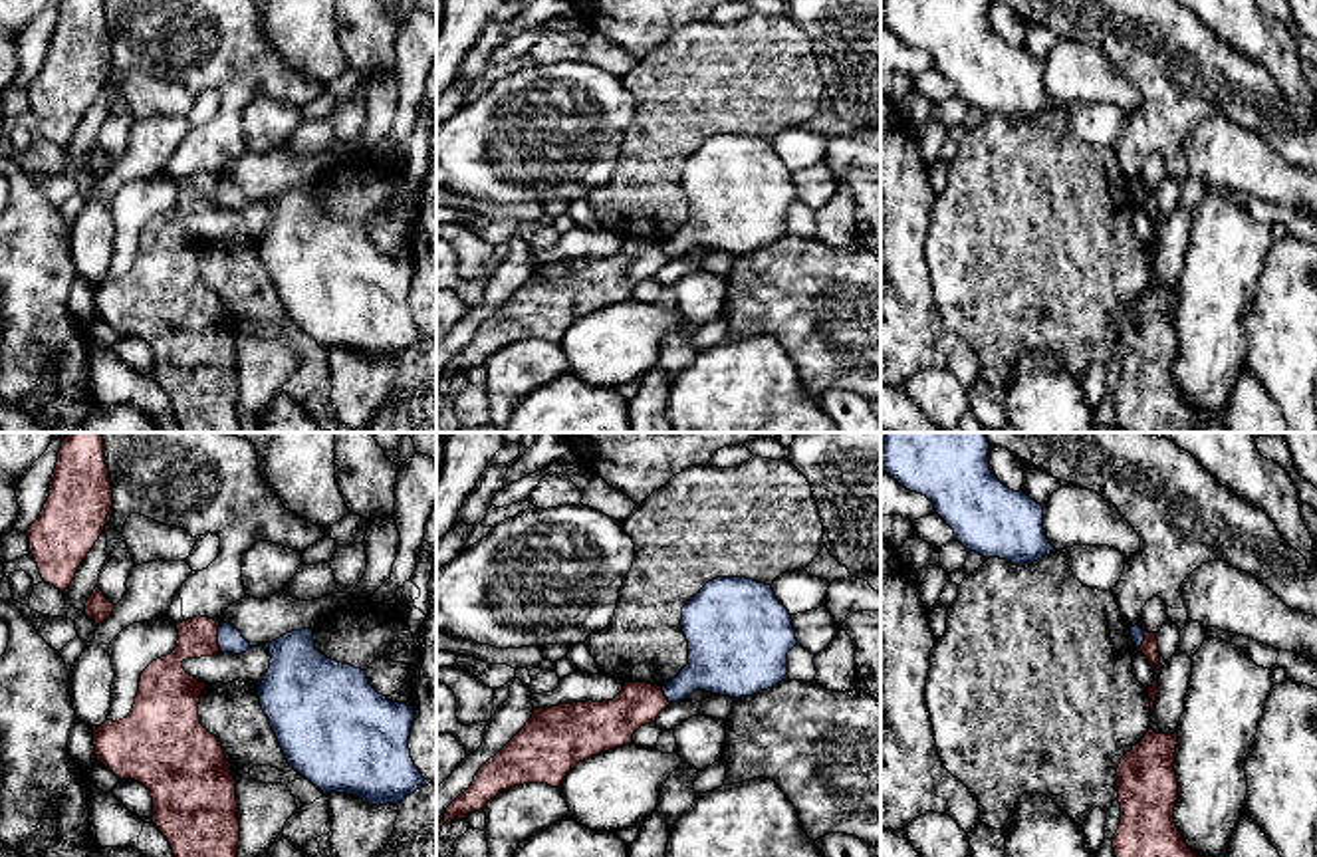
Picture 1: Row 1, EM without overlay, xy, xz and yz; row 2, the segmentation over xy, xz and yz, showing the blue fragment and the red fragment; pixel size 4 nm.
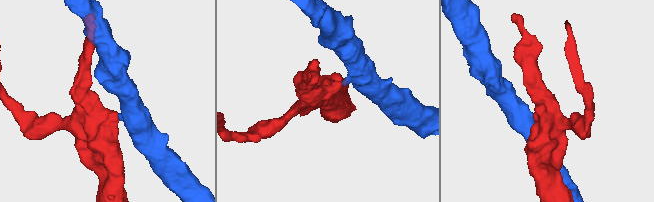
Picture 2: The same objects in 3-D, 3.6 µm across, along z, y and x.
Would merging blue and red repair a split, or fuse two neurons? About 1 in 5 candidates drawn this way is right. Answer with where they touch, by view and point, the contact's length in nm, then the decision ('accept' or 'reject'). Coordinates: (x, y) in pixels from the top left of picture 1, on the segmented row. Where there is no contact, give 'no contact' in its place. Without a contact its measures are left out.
contact xy (217, 635); length 110 nm; reject

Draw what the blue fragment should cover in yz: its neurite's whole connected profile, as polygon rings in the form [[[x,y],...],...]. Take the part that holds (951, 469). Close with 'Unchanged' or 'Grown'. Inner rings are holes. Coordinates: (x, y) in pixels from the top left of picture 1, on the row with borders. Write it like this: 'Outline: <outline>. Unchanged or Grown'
Outline: [[[883,432],[881,464],[900,486],[926,496],[968,553],[1033,563],[1055,548],[1043,530],[1043,506],[1004,486],[990,470],[986,432]]]. Unchanged

